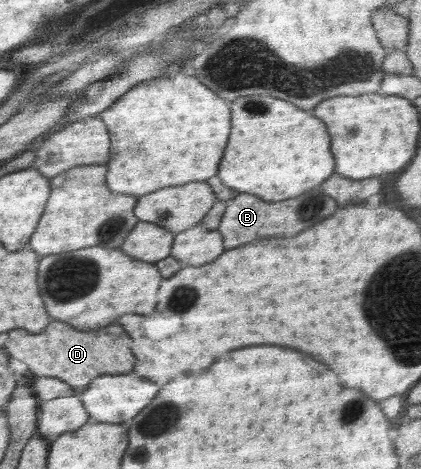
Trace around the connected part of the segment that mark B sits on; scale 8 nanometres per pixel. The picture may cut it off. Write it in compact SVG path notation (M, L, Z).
M313 188L309 192L303 192L301 196L293 200L282 200L268 203L251 193L239 193L233 200L228 201L227 208L220 220L218 231L223 237L225 251L237 246L243 246L251 240L265 238L267 236L295 236L315 224L319 224L327 214L331 216L335 210L334 198L325 198L321 194L321 188Z

